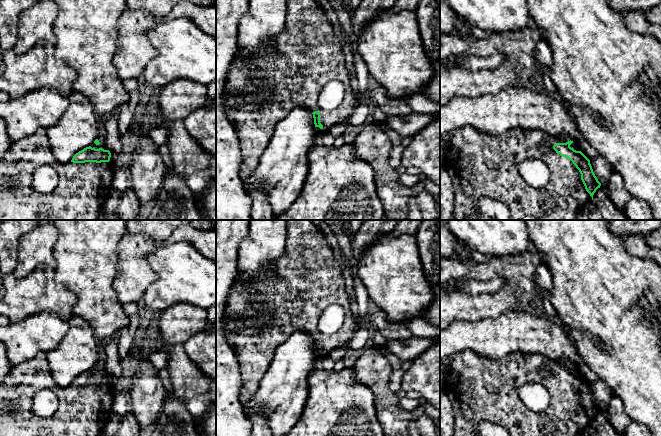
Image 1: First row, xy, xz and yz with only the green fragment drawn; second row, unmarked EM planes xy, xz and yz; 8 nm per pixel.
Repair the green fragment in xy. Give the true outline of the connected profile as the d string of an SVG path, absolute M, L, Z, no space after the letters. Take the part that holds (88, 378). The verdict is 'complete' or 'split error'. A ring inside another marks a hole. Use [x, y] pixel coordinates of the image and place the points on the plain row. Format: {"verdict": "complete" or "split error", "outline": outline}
{"verdict": "split error", "outline": "M45 353L14 365L0 383L0 436L101 436L114 400L110 381L103 359L65 388L54 382ZM44 389L51 389L60 401L58 410L47 418L37 416L32 409L34 396Z"}

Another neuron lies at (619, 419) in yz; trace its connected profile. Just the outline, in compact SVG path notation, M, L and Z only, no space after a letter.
M613 396L607 406L612 426L619 432L625 432L632 419L624 411L623 403L618 396Z

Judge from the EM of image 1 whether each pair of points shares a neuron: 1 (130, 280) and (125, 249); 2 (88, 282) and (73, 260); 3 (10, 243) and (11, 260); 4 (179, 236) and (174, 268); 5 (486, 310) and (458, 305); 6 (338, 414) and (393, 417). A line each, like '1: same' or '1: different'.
1: same
2: same
3: same
4: different
5: same
6: different

